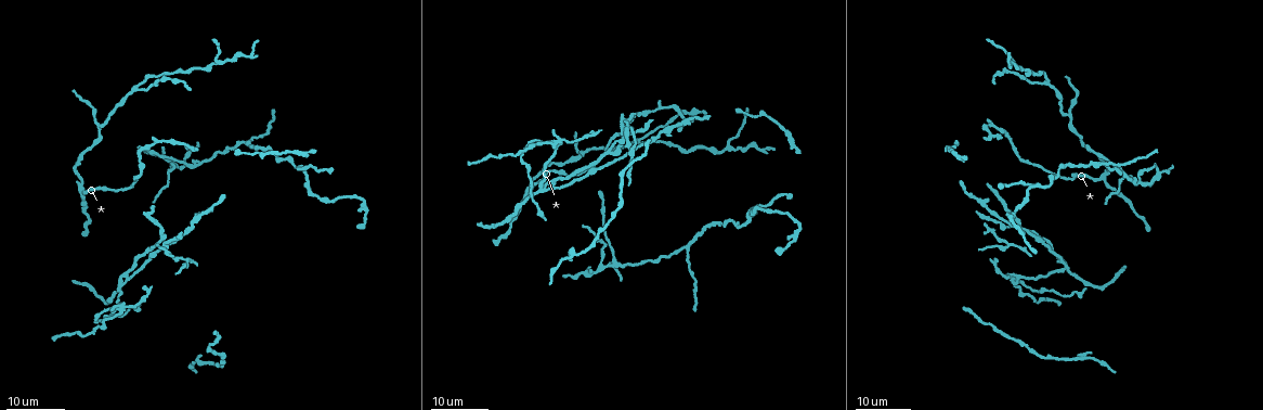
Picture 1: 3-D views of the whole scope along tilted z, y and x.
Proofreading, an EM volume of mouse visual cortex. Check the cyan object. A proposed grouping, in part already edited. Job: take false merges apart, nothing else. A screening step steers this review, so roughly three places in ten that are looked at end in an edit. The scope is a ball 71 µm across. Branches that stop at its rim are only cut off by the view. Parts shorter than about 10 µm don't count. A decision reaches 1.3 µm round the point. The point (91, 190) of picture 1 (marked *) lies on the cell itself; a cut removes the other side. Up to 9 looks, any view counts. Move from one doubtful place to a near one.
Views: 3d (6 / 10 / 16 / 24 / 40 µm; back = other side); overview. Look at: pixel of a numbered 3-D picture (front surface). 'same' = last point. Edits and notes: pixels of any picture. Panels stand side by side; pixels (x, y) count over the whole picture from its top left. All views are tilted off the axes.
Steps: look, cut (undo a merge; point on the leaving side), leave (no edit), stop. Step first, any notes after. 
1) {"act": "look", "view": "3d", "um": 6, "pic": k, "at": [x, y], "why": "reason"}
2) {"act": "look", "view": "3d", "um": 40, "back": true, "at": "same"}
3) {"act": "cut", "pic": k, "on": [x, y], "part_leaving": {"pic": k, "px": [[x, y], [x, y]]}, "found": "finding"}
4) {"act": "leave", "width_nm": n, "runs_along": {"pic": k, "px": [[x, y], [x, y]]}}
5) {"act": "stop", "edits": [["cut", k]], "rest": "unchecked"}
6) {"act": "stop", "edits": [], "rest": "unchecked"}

{"act": "look", "view": "3d", "um": 24, "pic": 1, "at": [134, 89]}

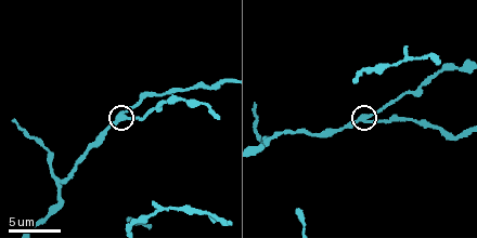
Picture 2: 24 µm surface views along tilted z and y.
{"act": "look", "view": "3d", "um": 6, "pic": 2, "at": [122, 115]}

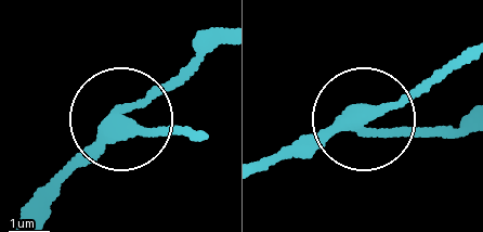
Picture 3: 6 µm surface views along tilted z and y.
{"act": "look", "view": "3d", "um": 6, "back": true, "pic": 3, "at": [126, 123]}

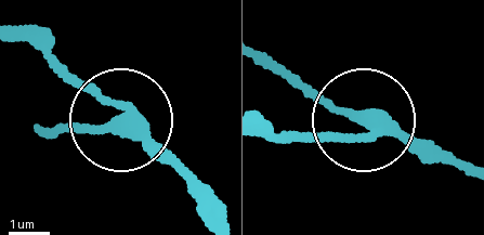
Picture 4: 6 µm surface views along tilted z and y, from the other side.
{"act": "leave", "arms": 3, "runs_along": {"pic": 4, "px": [[194, 187], [119, 128], [54, 135]]}, "found": "one cell here"}

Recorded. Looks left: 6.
{"act": "look", "view": "3d", "um": 24, "pic": 1, "at": [119, 283], "why": "four-way junction"}

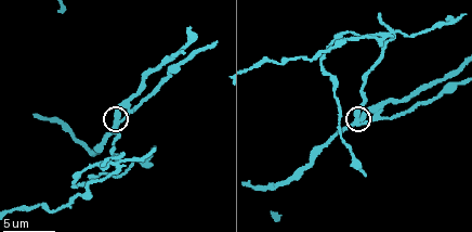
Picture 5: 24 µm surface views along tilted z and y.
{"act": "look", "view": "3d", "um": 10, "pic": 5, "at": [356, 121], "why": "zoom in"}

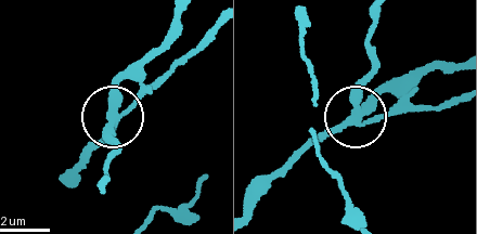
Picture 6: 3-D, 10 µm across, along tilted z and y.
{"act": "leave", "side_arm_um": 17, "arms": 4, "found": "all the same cell"}

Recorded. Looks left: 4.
{"act": "look", "view": "3d", "um": 10, "pic": 5, "at": [117, 157], "why": "four or more arms meet"}

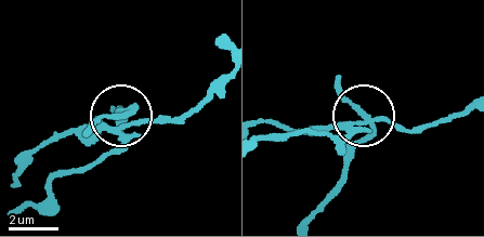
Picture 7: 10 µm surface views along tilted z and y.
{"act": "leave", "width_nm": 190, "runs_along": {"pic": 7, "px": [[112, 109], [180, 121]]}, "found": "continuous, no second cell"}

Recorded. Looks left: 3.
{"act": "look", "view": "3d", "um": 24, "pic": 1, "at": [1104, 178], "why": "two arms at a narrow angle"}

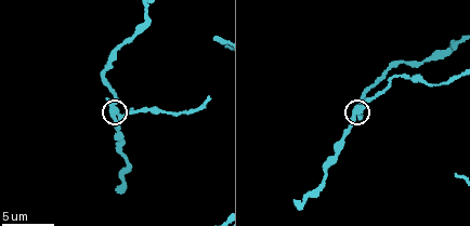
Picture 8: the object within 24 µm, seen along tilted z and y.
{"act": "look", "view": "3d", "um": 6, "pic": 8, "at": [110, 111], "why": "zoom in"}

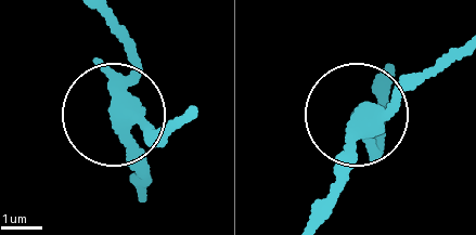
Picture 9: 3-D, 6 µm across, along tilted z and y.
{"act": "leave", "width_nm": 370, "runs_along": {"pic": 9, "px": [[177, 120], [119, 121], [146, 181]]}, "found": "one cell here"}

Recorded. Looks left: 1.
{"act": "stop", "edits": [], "rest": "unchecked"}

